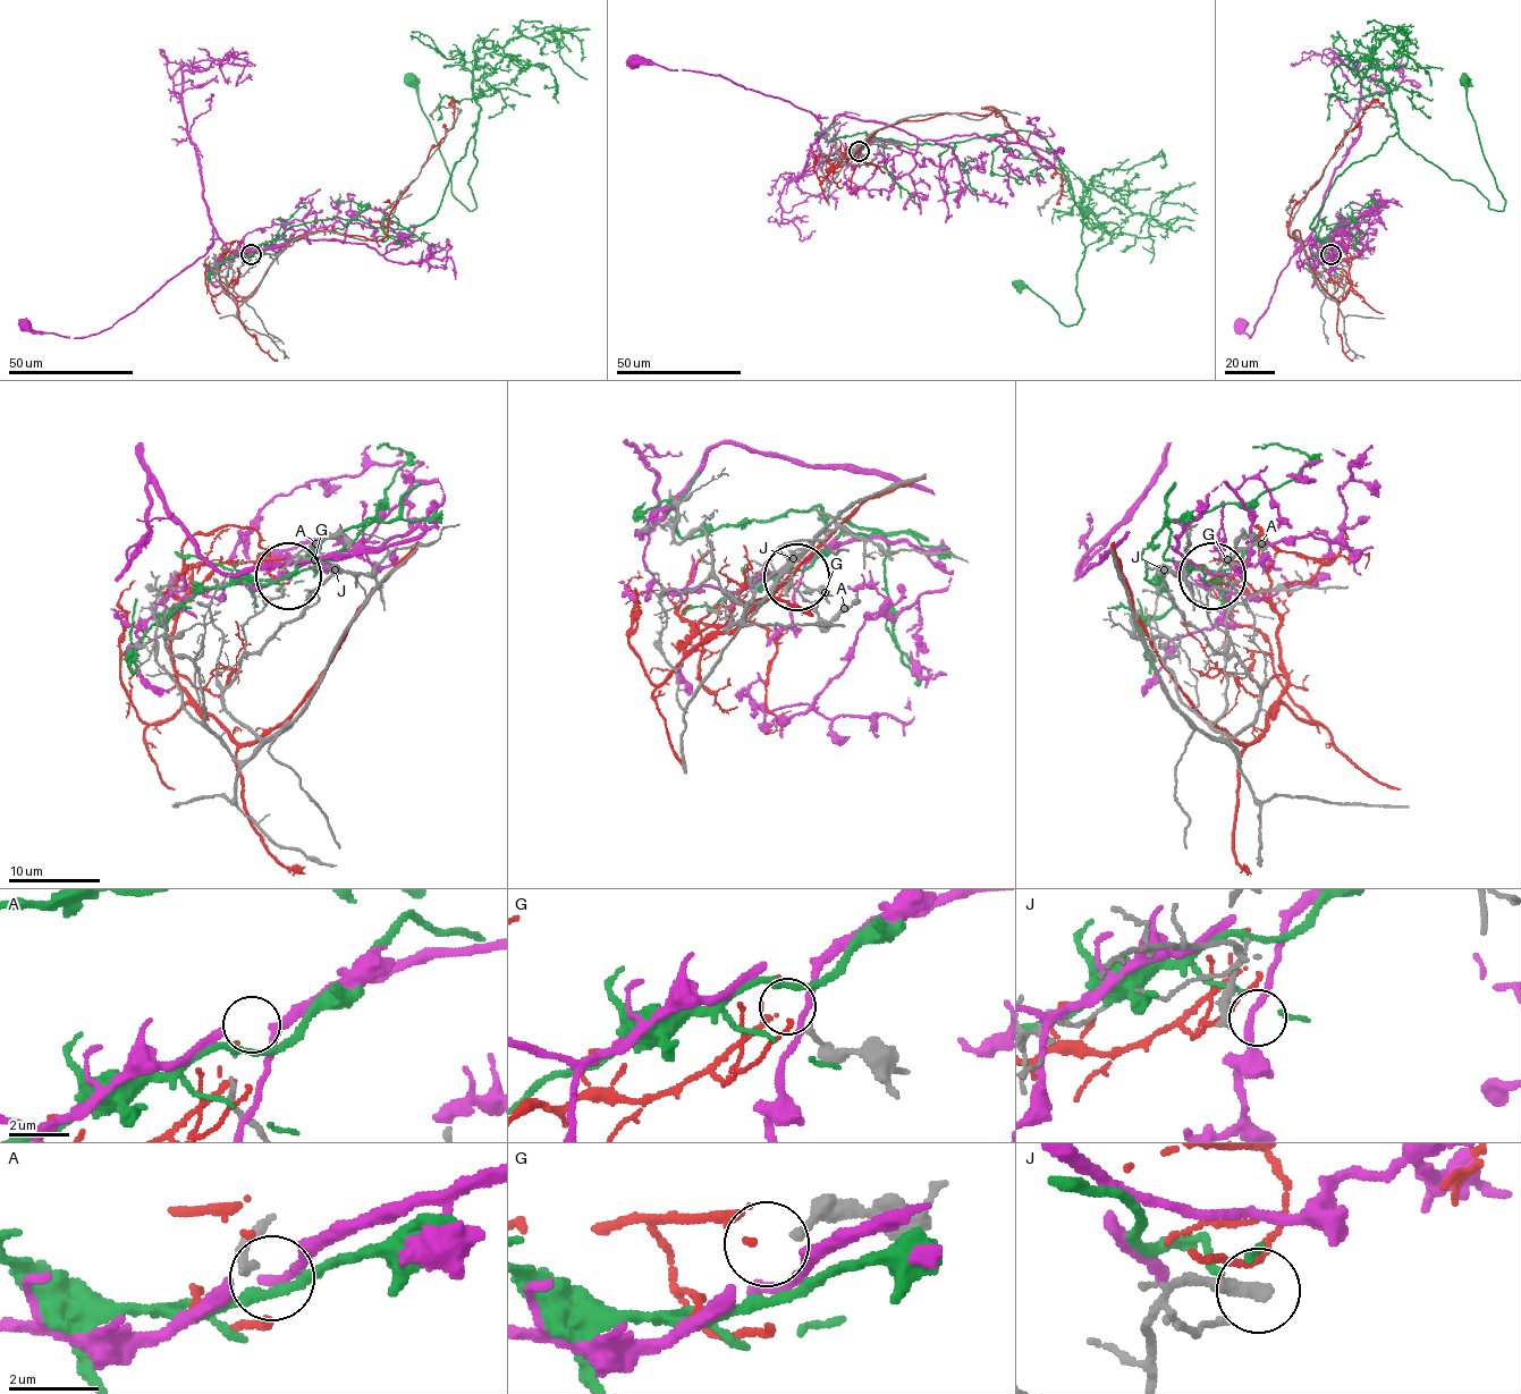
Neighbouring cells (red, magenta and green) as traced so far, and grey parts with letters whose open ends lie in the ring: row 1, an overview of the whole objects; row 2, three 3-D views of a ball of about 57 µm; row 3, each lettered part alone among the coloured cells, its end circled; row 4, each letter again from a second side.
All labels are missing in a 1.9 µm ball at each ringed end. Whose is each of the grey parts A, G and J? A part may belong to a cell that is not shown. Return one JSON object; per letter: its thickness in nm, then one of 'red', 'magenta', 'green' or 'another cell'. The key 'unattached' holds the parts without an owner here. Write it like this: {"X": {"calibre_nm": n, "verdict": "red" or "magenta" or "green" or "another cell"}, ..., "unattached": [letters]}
{"A": {"calibre_nm": 90, "verdict": "another cell"}, "G": {"calibre_nm": 170, "verdict": "another cell"}, "J": {"calibre_nm": 320, "verdict": "another cell"}, "unattached": ["A", "G", "J"]}

